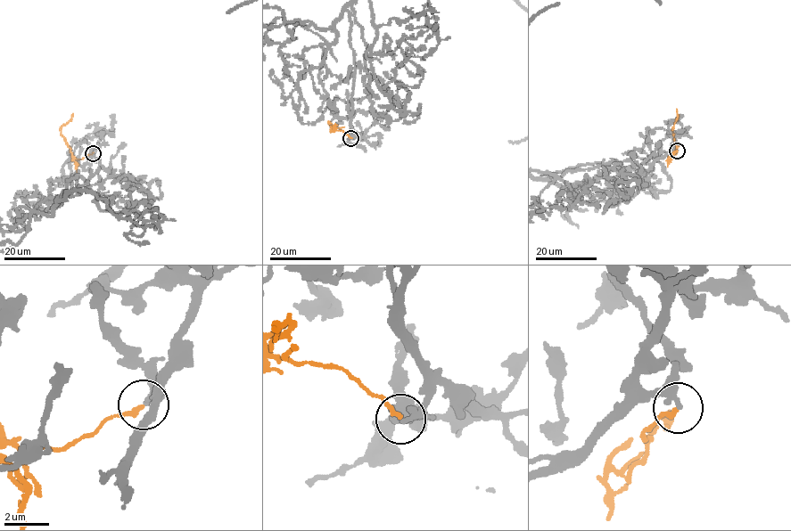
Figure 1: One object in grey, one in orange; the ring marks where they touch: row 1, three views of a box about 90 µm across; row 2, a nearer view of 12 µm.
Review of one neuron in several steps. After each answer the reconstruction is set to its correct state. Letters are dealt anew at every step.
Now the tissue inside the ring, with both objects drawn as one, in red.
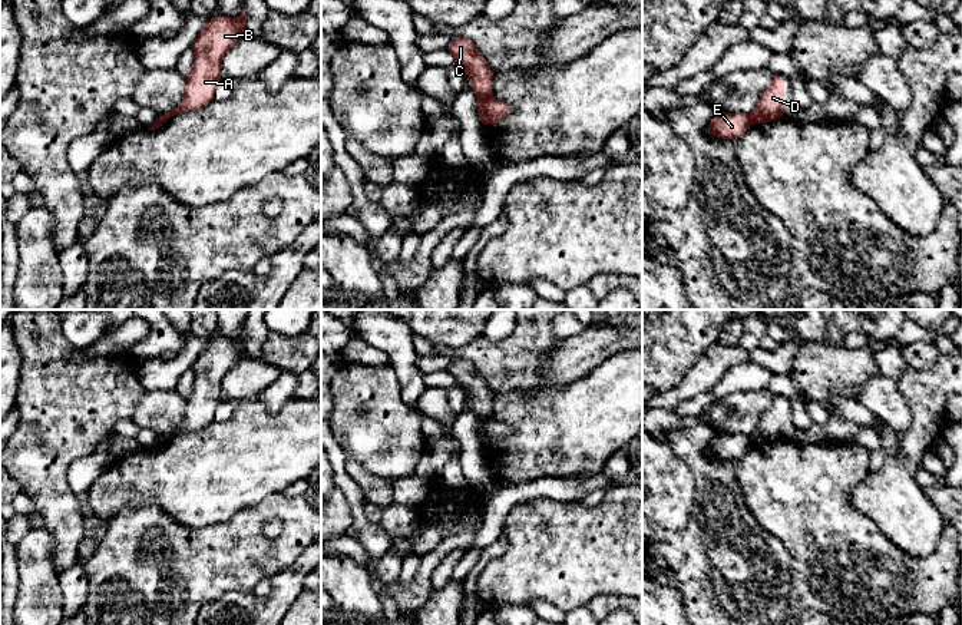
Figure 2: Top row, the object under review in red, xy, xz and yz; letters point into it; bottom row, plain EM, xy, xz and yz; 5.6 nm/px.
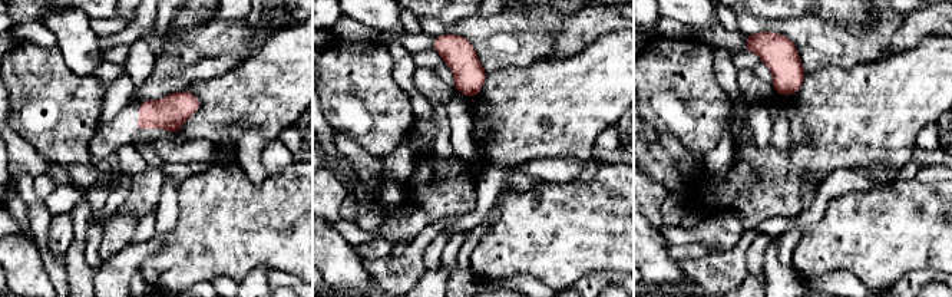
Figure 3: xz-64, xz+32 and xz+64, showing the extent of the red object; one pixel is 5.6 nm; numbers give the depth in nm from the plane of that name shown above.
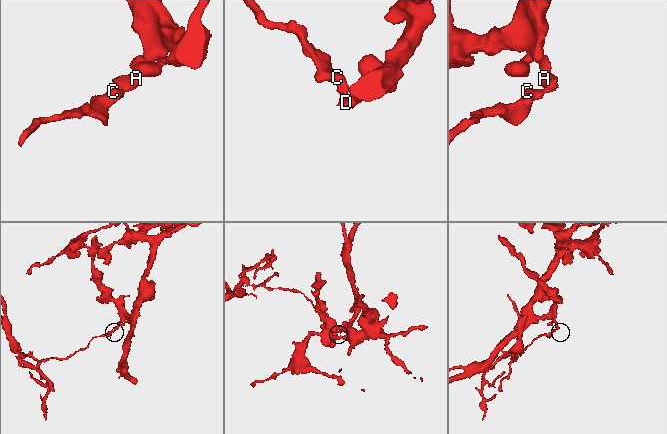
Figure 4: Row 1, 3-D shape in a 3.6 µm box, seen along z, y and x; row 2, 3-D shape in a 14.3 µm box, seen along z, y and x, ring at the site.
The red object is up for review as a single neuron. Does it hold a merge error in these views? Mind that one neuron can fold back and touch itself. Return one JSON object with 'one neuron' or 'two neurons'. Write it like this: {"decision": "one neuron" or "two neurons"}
{"decision": "two neurons"}

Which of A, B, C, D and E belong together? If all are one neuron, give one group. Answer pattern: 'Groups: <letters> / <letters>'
Groups: A B D / C E

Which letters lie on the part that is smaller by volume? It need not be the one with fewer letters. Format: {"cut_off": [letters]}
{"cut_off": ["C", "E"]}

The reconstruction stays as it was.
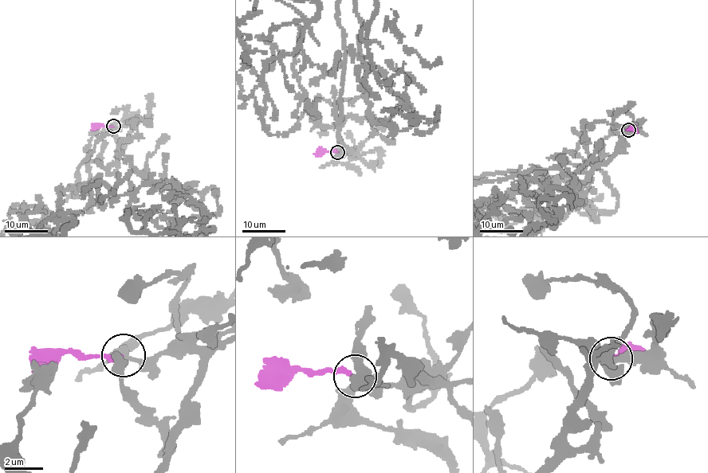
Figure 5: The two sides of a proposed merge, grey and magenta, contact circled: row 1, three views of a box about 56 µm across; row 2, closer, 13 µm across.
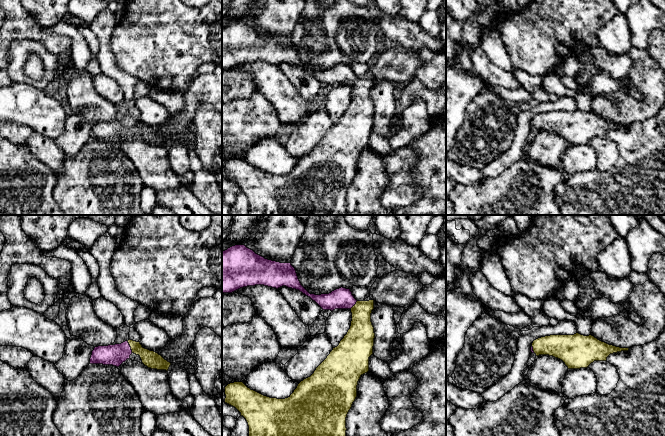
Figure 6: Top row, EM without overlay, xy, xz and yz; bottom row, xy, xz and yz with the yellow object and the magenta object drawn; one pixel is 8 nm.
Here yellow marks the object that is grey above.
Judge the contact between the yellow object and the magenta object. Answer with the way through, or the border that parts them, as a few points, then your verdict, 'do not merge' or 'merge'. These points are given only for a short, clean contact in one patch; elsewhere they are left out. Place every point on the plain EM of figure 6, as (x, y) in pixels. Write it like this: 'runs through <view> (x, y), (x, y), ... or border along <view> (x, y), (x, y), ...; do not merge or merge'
runs through xy (151, 135), (135, 123), (130, 122), (115, 131); merge

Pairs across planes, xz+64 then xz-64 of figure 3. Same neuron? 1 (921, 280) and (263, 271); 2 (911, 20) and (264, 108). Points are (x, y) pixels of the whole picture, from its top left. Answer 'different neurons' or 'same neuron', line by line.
1: different neurons
2: different neurons

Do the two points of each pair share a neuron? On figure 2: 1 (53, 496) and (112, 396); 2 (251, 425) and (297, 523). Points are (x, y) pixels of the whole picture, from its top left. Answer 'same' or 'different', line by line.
1: same
2: different

